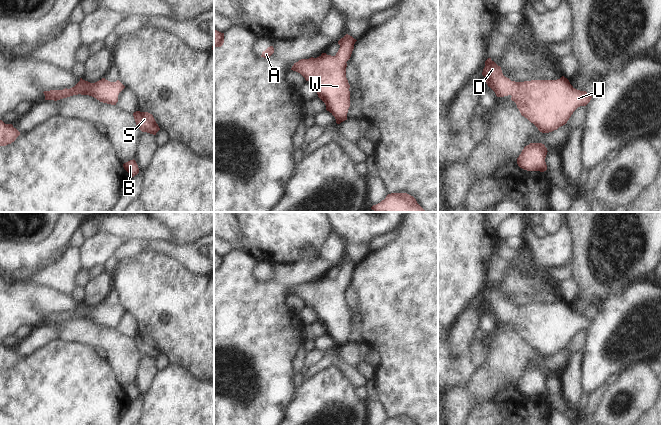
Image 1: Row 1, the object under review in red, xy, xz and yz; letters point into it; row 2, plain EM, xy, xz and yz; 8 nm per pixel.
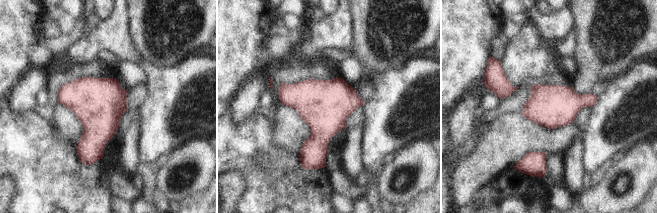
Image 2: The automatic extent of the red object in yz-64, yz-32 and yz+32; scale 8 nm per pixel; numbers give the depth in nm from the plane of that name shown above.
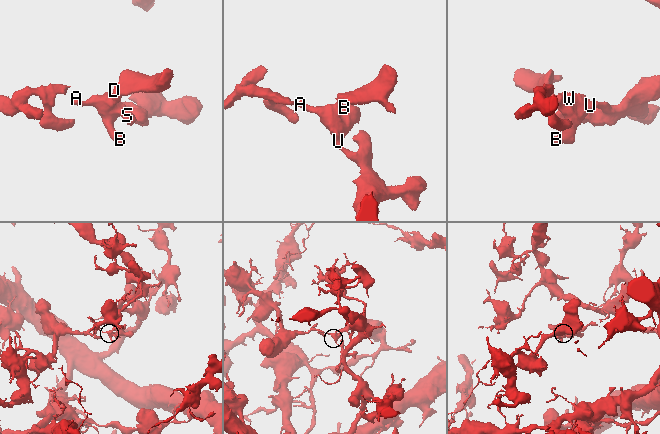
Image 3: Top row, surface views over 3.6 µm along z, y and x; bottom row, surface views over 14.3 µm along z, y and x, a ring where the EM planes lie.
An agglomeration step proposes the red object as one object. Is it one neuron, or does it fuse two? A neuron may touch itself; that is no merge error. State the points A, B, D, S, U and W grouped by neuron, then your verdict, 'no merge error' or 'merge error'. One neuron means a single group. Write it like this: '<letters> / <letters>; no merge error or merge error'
A B D S U W; no merge error

